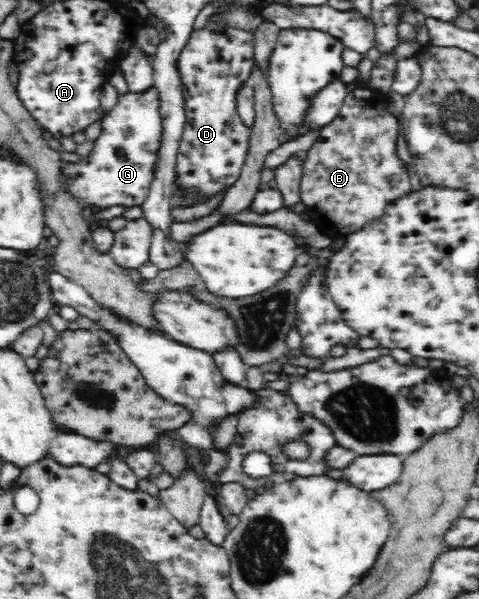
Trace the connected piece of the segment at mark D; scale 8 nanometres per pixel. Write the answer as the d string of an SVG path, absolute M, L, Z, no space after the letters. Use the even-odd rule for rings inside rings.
M208 22L204 28L193 30L184 50L180 52L176 65L179 66L178 71L186 92L186 122L177 152L175 188L185 198L195 198L202 203L224 192L240 178L249 153L251 129L238 114L236 91L250 76L254 60L253 33L231 29L215 22Z

